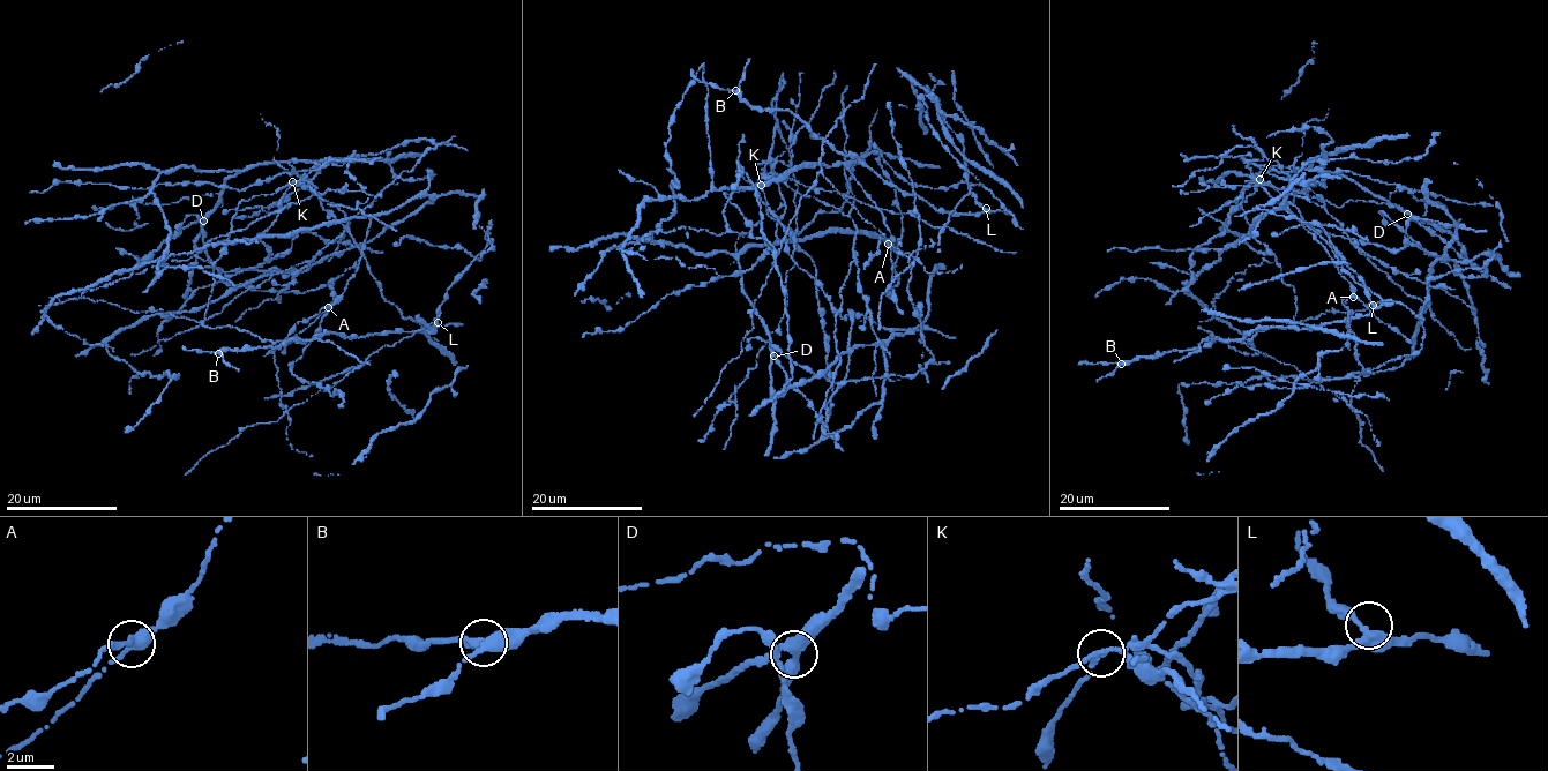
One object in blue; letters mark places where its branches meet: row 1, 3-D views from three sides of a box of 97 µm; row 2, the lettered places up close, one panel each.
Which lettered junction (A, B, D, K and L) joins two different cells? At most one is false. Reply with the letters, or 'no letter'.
K

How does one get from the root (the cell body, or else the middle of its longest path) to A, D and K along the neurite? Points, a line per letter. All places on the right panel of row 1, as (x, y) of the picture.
A: (1368, 244), (1316, 231), (1280, 193), (1255, 178), (1270, 196), (1328, 242), (1326, 252), (1351, 284), (1353, 297)
D: (1368, 244), (1316, 231), (1280, 193), (1254, 178), (1338, 207), (1350, 200), (1389, 201), (1407, 214)
K: (1368, 244), (1316, 231), (1280, 193), (1259, 180)

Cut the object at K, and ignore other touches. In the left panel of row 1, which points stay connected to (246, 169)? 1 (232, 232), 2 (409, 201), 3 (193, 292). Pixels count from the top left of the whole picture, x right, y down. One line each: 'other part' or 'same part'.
1: other part
2: same part
3: same part

